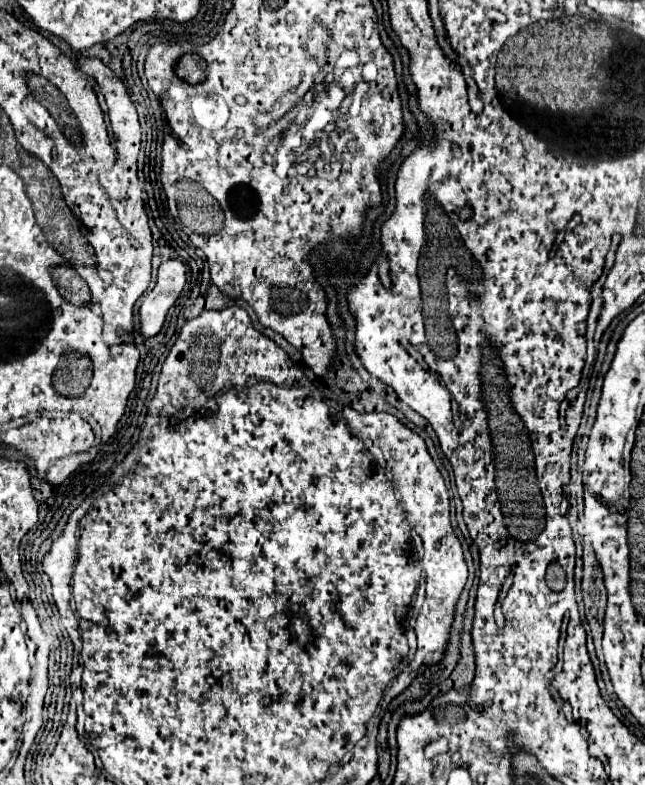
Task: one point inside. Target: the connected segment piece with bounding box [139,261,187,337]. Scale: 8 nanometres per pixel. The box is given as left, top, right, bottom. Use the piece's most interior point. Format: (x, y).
(171, 280)

